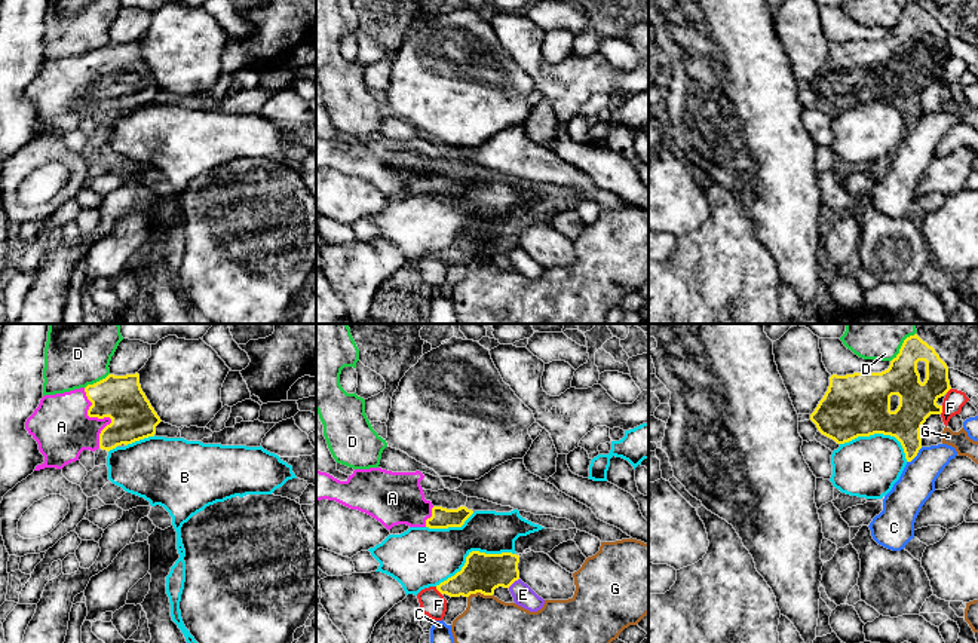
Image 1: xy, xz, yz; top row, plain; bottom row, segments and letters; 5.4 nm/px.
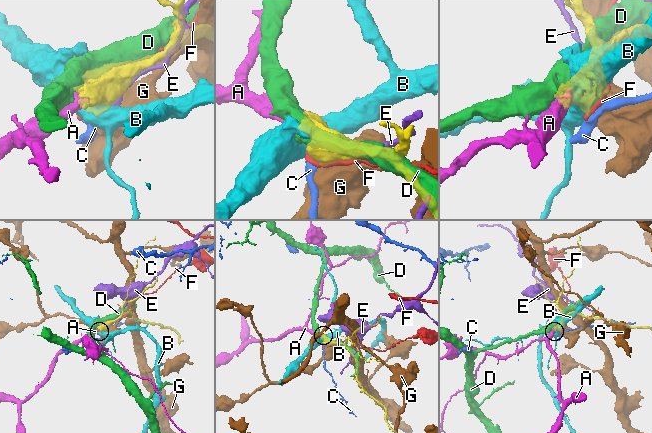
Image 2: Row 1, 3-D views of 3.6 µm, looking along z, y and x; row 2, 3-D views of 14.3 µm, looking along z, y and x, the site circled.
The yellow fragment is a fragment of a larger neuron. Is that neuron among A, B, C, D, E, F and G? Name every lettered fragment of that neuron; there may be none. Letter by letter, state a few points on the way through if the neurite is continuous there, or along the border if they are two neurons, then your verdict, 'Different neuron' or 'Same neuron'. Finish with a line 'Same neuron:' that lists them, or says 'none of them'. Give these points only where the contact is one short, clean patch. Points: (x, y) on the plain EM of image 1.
A: Path across: xy (120, 66), (100, 85), (79, 86), (61, 94). Same neuron
B: Different neuron
C: Boundary: yz (922, 115), (907, 129). Different neuron
D: Different neuron
E: Different neuron
F: Different neuron
G: Different neuron
Same neuron: A

